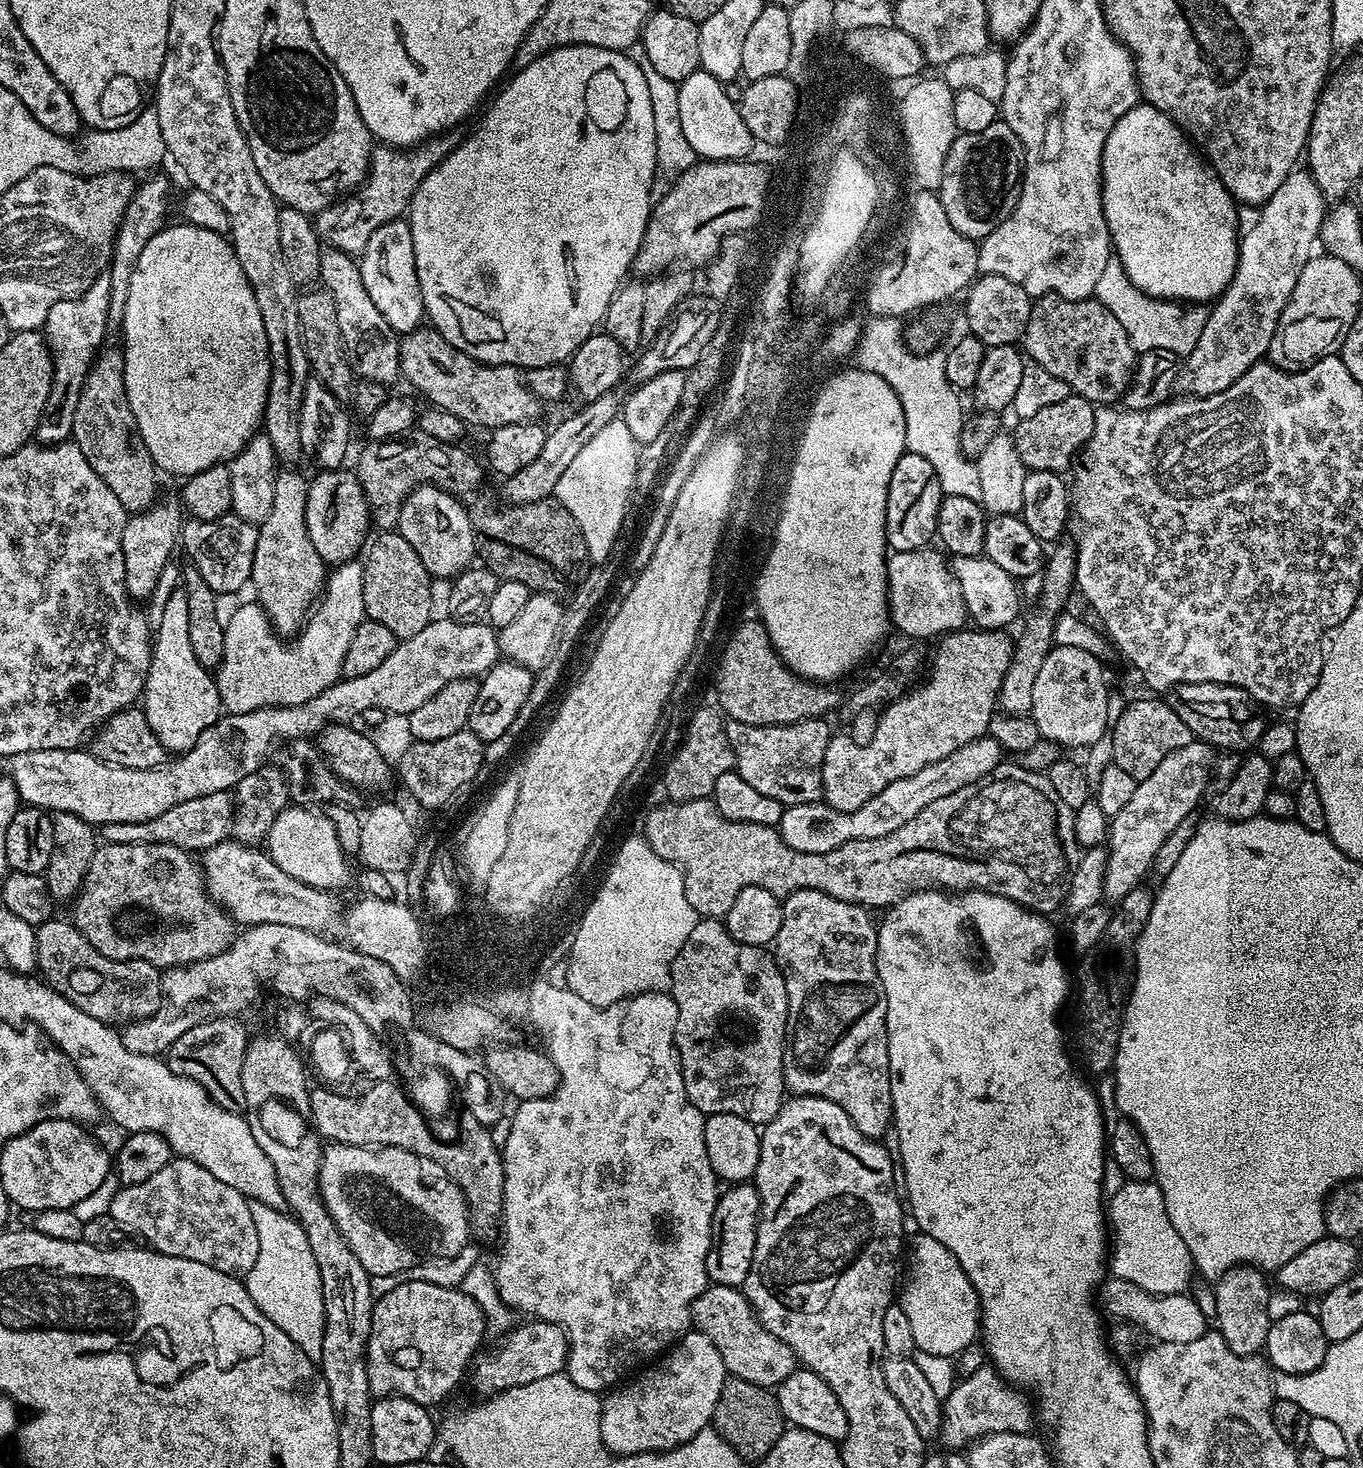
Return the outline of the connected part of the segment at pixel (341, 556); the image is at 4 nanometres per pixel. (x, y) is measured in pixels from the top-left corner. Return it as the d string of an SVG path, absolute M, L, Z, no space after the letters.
M347 467L317 471L317 476L308 480L306 494L305 524L314 544L314 549L328 566L337 566L351 561L355 552L365 547L369 539L370 513L364 491L355 471Z

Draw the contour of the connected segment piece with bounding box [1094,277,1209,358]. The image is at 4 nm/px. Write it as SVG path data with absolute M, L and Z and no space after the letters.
M1129 277L1125 280L1098 280L1095 292L1102 292L1102 294L1094 294L1094 296L1108 296L1108 304L1116 304L1114 318L1122 322L1122 330L1126 330L1133 348L1141 353L1164 350L1164 344L1180 344L1180 357L1183 358L1198 342L1202 334L1202 326L1206 326L1209 313L1207 307L1181 307L1179 303L1170 300L1147 296L1145 292L1138 290L1138 286L1131 284Z

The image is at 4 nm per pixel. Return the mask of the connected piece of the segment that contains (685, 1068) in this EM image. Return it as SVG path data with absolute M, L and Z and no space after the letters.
M716 918L697 919L694 930L690 930L690 938L682 946L678 958L672 963L672 983L670 995L678 1006L678 1022L676 1023L676 1054L680 1058L680 1069L686 1086L688 1100L699 1112L708 1116L714 1114L738 1114L738 1118L746 1118L757 1126L769 1124L784 1107L786 1089L784 1086L784 1043L788 1040L788 995L786 982L776 963L775 955L764 948L755 948L749 944L738 942L731 936L723 923Z

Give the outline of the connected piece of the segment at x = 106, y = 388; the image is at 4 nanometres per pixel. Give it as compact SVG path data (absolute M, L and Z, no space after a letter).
M101 347L96 353L86 374L82 394L78 398L78 410L74 410L74 426L71 439L86 454L86 462L94 466L94 474L110 486L110 491L118 494L118 502L130 514L144 512L157 499L156 476L158 469L142 442L134 410L126 398L124 381L124 353L119 347Z

